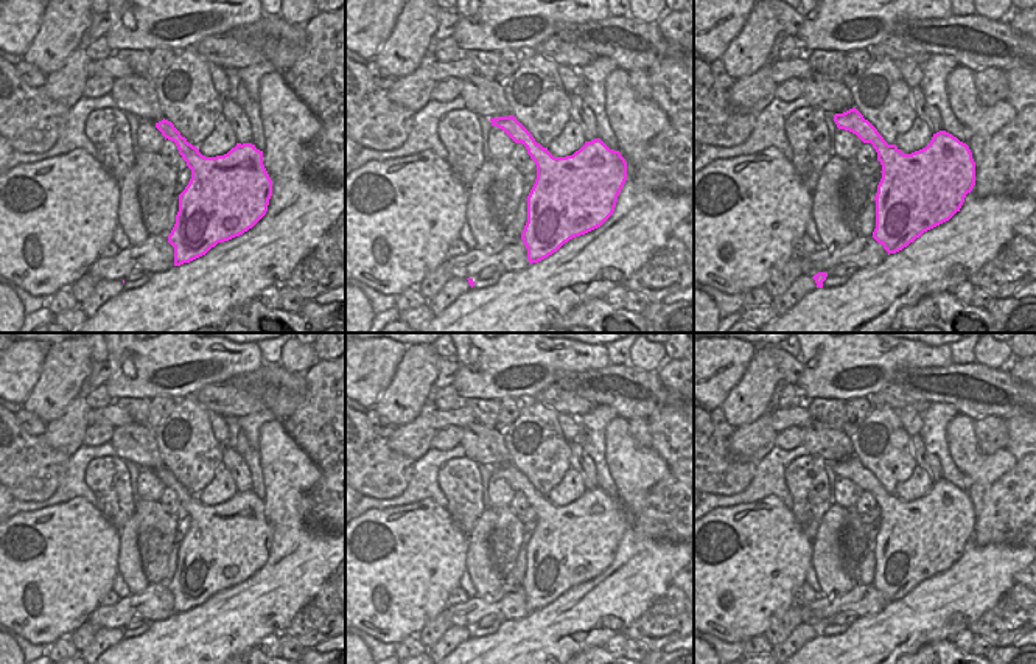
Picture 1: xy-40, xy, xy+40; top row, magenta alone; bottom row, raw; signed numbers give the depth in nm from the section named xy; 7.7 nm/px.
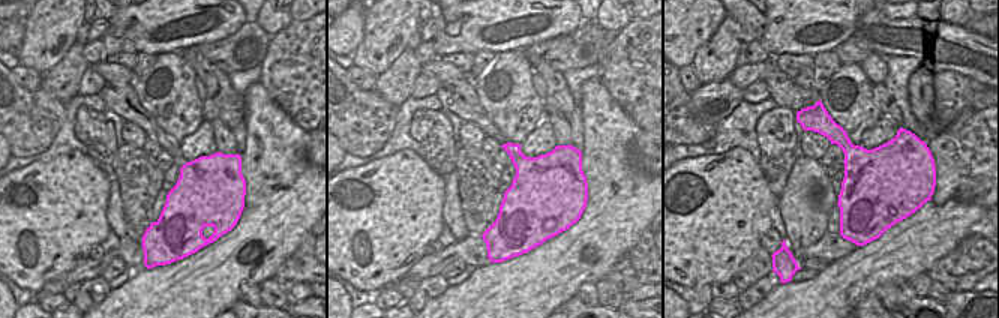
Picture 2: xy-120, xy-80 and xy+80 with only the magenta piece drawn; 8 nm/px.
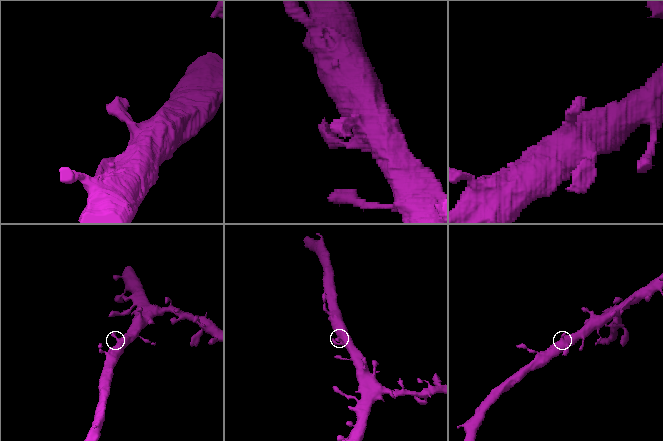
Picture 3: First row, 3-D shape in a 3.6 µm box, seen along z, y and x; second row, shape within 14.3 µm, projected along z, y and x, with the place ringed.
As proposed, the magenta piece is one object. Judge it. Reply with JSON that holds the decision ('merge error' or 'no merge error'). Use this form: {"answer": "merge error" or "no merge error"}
{"answer": "no merge error"}

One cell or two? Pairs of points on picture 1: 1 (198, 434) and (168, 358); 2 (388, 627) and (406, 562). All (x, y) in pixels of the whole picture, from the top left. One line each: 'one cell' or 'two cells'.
1: two cells
2: one cell

